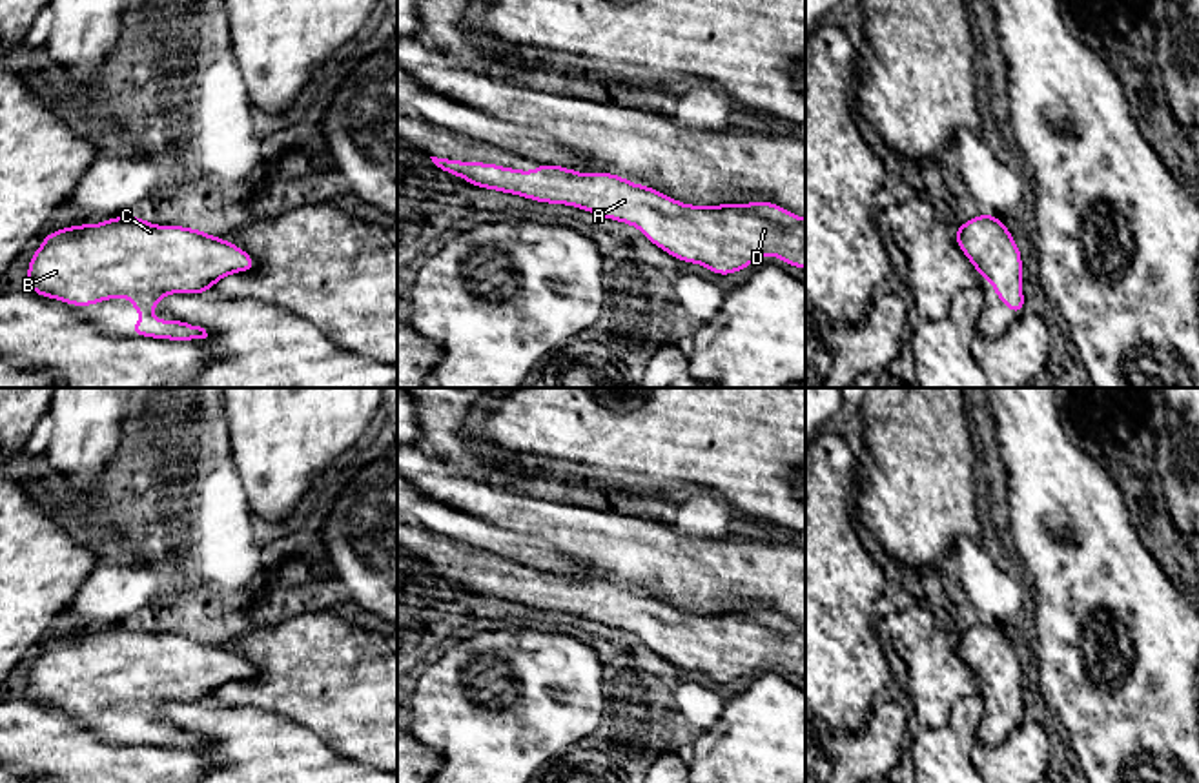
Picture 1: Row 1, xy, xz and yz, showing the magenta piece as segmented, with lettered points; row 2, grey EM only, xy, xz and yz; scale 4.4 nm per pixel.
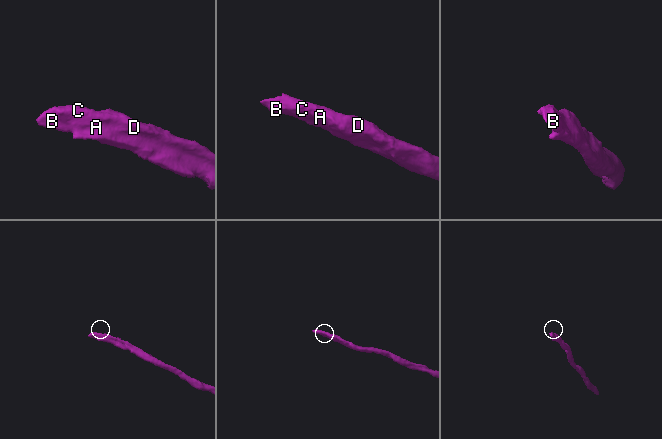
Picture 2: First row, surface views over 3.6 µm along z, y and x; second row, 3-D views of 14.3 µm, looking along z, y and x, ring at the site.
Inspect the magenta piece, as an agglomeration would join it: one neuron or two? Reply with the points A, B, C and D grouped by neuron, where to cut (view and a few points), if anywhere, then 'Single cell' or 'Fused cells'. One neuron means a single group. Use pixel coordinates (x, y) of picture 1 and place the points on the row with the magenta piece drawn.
Groups: A B C D. No split. Single cell

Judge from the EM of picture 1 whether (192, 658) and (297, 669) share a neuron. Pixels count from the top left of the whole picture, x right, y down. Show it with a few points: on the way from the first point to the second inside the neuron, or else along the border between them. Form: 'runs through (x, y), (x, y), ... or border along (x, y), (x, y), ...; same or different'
border along (219, 645), (241, 654), (257, 674); different

